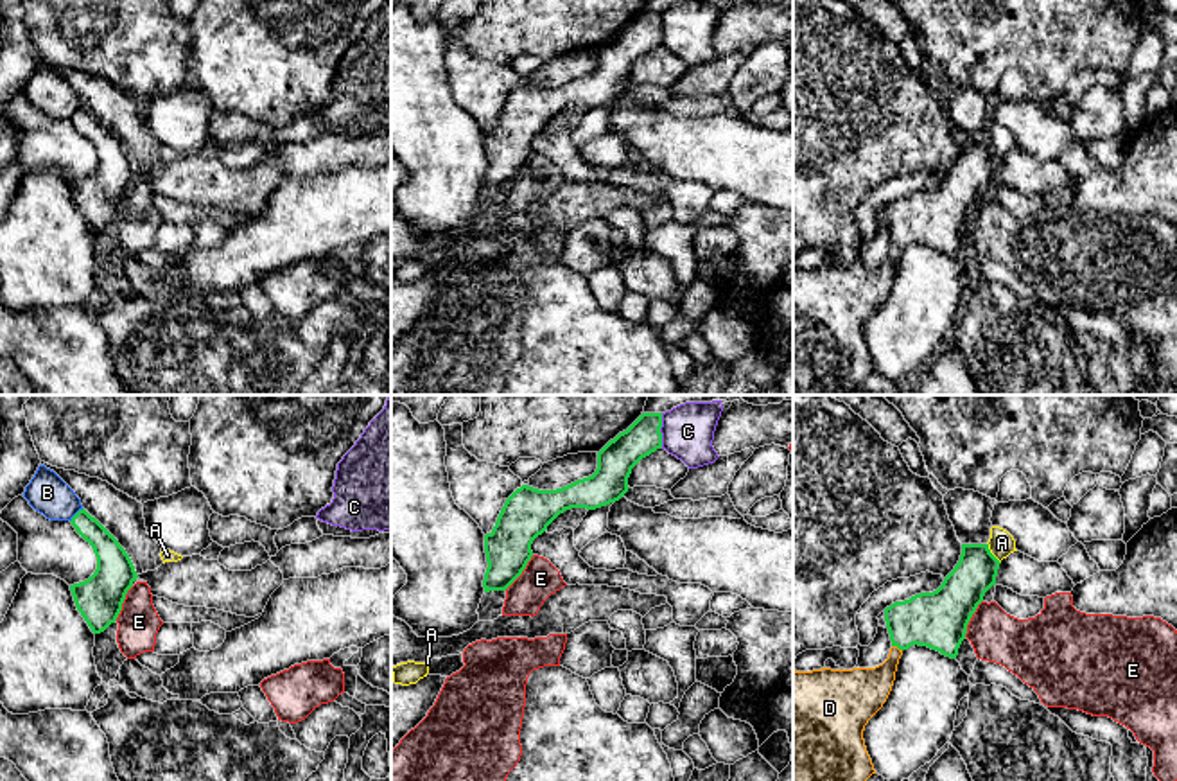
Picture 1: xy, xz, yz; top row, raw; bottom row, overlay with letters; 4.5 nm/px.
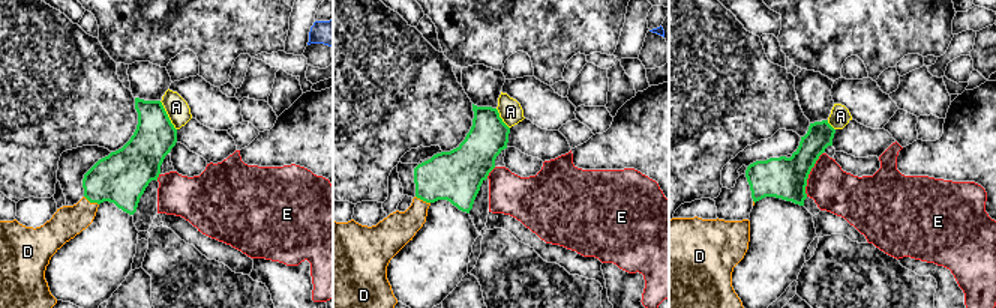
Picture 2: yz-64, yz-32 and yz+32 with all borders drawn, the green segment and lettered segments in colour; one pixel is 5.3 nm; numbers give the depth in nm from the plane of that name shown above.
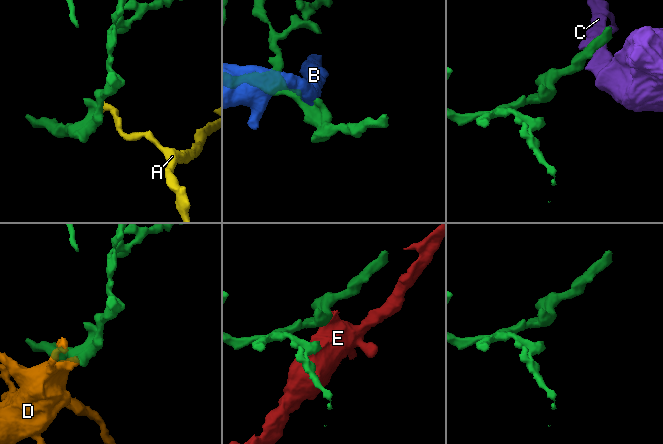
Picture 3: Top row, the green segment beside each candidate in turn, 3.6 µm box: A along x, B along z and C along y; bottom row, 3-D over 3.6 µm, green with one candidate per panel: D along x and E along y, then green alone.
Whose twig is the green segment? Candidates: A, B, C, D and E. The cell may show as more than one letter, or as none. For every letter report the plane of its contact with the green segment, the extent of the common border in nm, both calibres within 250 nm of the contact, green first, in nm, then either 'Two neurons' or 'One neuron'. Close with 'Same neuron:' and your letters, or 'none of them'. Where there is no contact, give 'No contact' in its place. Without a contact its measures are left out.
A: Touches green in yz. Shared border 110 nm. Thickness 190 nm (green) against 110 nm. Two neurons
B: Touches green in xy. Shared border 90 nm. Thickness 140 nm (green) against 180 nm. Two neurons
C: Touches green in xz. Shared border 150 nm. Thickness 160 nm (green) against 240 nm. Two neurons
D: Touches green in yz. Shared border 50 nm. Thickness 260 nm (green) against 200 nm. One neuron
E: Touches green in yz. Shared border 190 nm. Thickness 260 nm (green) against 240 nm. Two neurons
Same neuron: D

